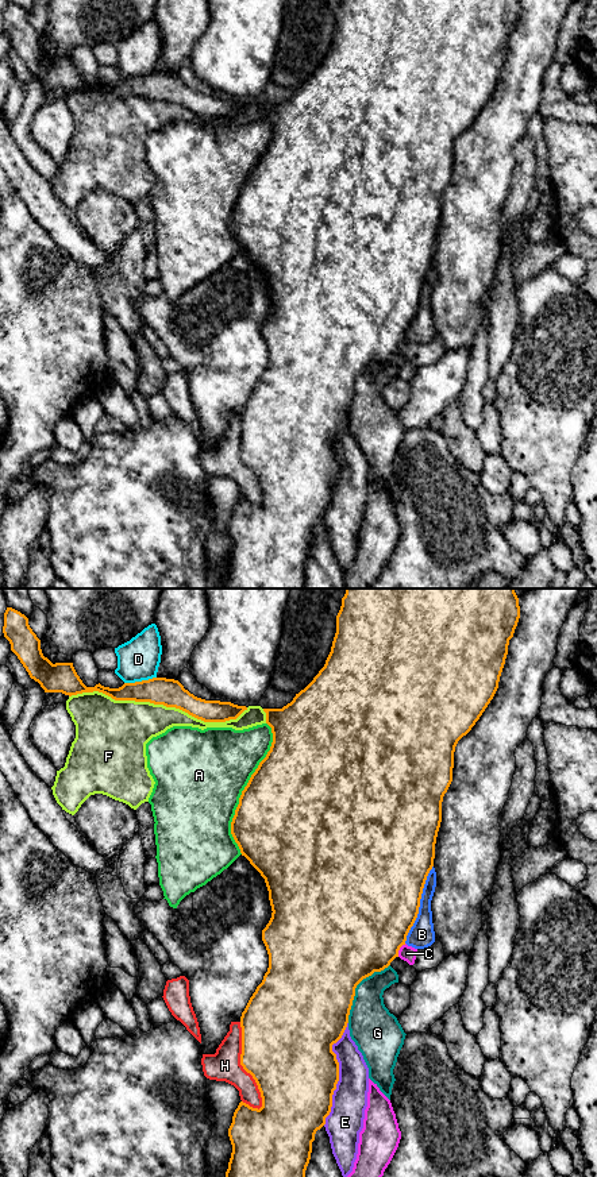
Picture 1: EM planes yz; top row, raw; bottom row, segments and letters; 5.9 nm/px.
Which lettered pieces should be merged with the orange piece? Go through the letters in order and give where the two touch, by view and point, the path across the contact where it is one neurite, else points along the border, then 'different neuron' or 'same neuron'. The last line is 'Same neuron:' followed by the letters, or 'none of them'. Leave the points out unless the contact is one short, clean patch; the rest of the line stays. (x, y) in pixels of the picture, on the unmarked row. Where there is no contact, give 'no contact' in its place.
A: yz (245, 184) | different neuron
B: yz (419, 300) | different neuron
C: yz (399, 344) | different neuron
D: yz (139, 77) | along yz (156, 72), (147, 76), (124, 78) | different neuron
E: yz (338, 469) | different neuron
F: yz (158, 99) | different neuron
G: yz (355, 382) | different neuron
H: yz (242, 460) | different neuron
Same neuron: none of them

